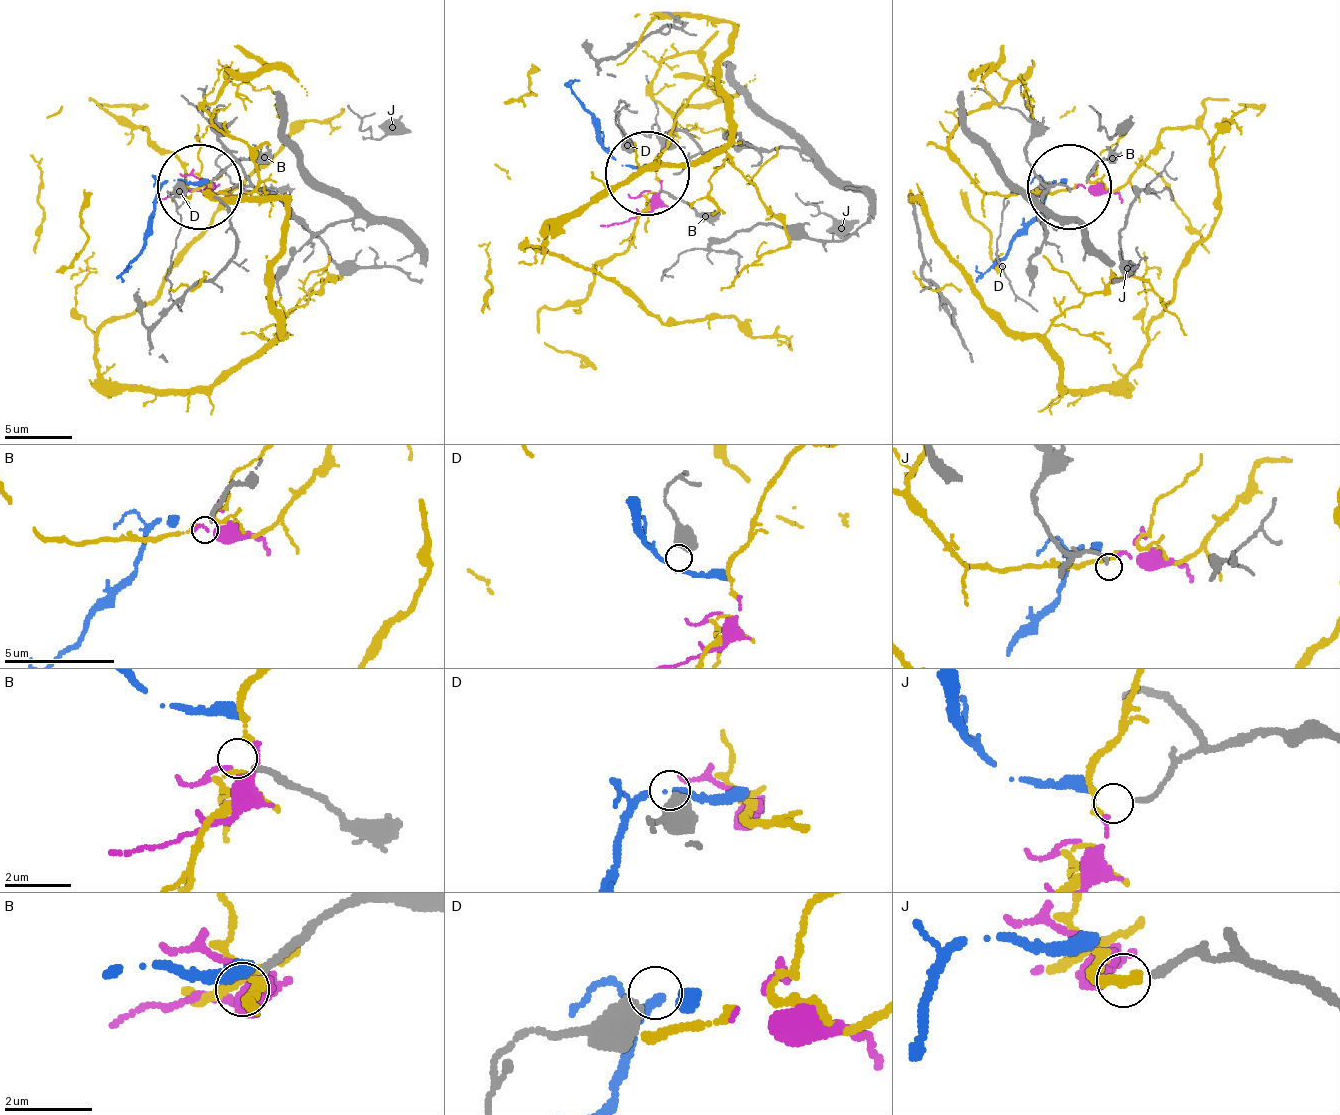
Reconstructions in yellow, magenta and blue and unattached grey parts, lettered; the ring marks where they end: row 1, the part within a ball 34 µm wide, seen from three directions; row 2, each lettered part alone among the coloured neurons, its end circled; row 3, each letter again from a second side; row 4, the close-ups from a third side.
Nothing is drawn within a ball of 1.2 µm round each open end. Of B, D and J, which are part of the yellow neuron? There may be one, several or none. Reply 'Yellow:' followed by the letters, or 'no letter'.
Yellow: no letter

